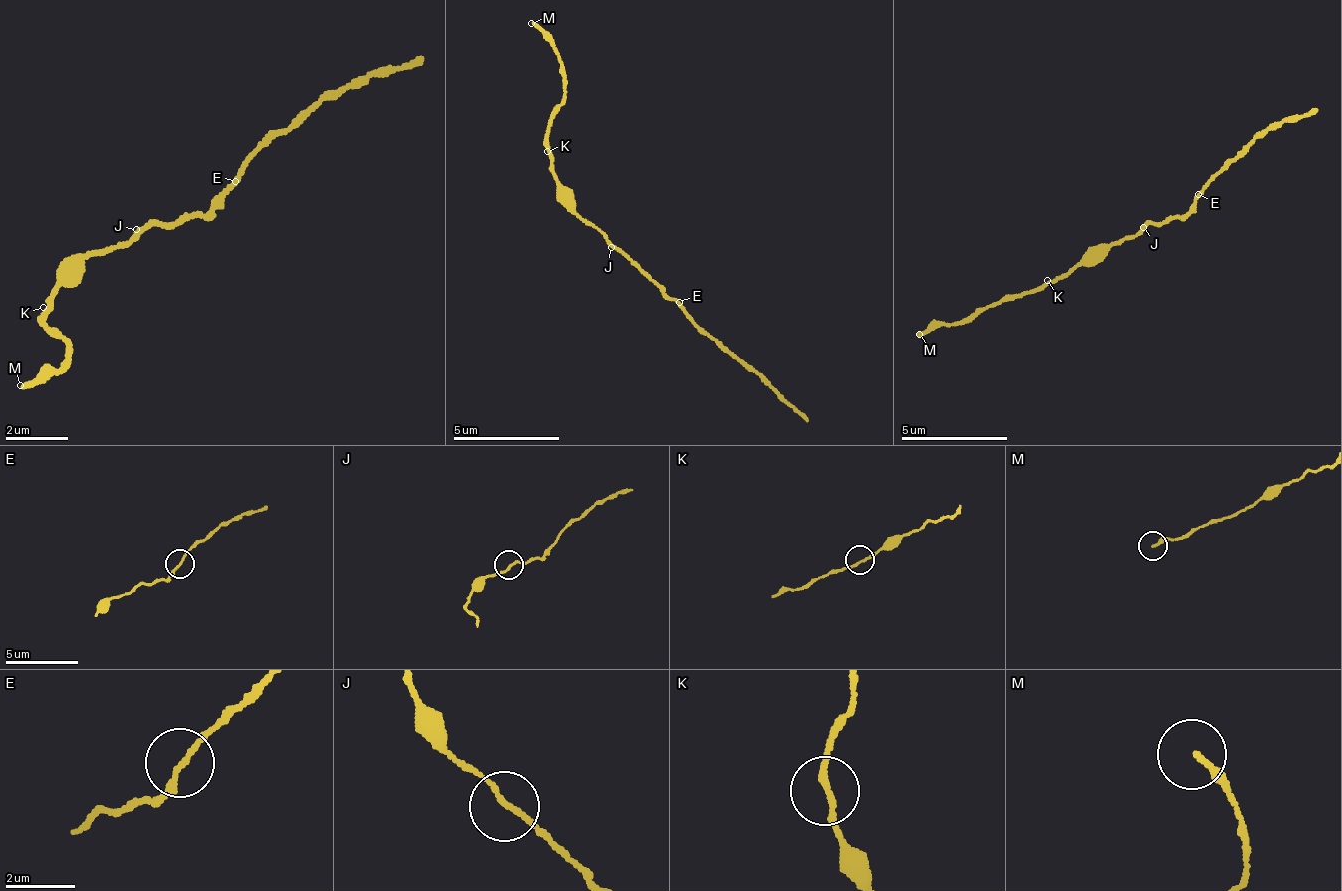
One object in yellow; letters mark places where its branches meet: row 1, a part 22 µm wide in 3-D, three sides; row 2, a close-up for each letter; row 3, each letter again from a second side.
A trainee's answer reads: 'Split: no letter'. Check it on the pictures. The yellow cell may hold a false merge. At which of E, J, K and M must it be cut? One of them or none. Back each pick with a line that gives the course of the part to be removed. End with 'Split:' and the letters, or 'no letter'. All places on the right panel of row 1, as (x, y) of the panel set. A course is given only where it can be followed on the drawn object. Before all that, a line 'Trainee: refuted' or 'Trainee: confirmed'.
Trainee: confirmed
Split: no letter

